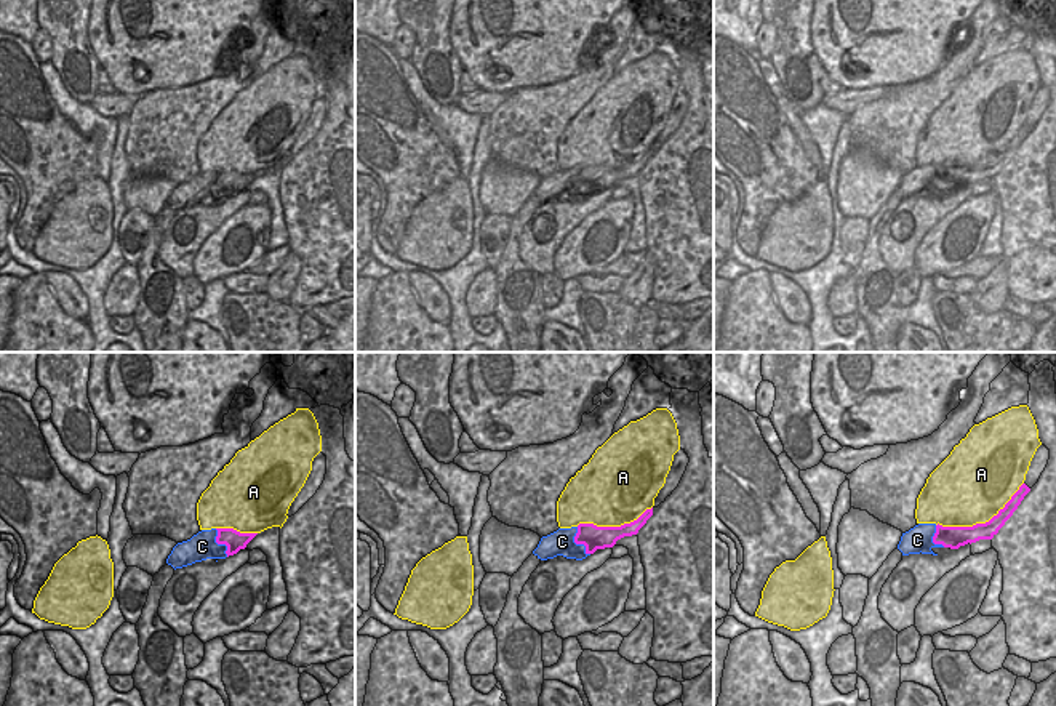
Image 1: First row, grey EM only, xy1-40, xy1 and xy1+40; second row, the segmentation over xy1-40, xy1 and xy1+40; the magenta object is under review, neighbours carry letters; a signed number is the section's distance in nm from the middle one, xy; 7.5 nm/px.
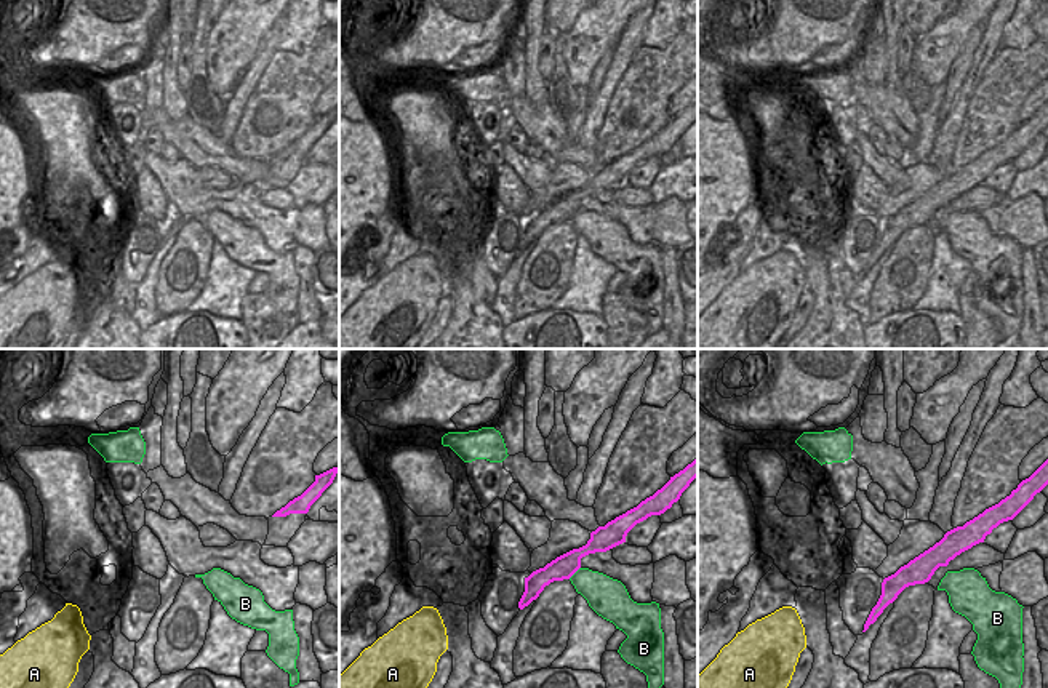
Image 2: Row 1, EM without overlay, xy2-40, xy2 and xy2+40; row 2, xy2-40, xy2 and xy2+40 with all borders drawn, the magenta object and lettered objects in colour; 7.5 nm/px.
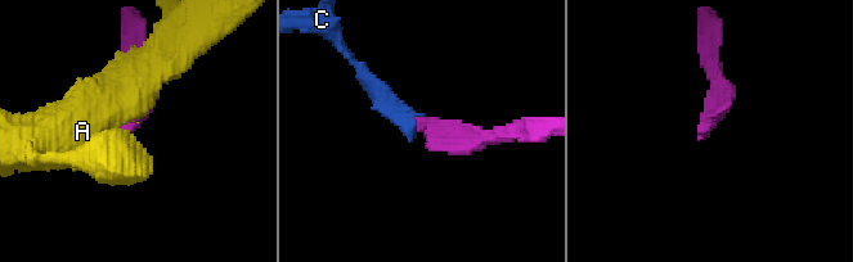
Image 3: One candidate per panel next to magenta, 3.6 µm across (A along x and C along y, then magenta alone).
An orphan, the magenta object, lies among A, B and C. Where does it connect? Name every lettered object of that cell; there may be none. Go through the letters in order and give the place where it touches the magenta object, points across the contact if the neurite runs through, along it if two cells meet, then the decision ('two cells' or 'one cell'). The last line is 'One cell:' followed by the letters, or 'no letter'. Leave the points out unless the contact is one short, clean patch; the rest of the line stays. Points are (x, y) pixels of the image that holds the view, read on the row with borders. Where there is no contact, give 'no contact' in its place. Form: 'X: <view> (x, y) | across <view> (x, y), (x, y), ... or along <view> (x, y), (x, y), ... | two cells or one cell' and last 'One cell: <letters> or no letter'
A: xy1+40 (981, 524) | two cells
B: xy2 (573, 573) | along xy2 (580, 567), (568, 578) | two cells
C: xy1 (576, 543) | across xy1 (592, 537), (576, 543), (562, 541) | one cell
One cell: C

